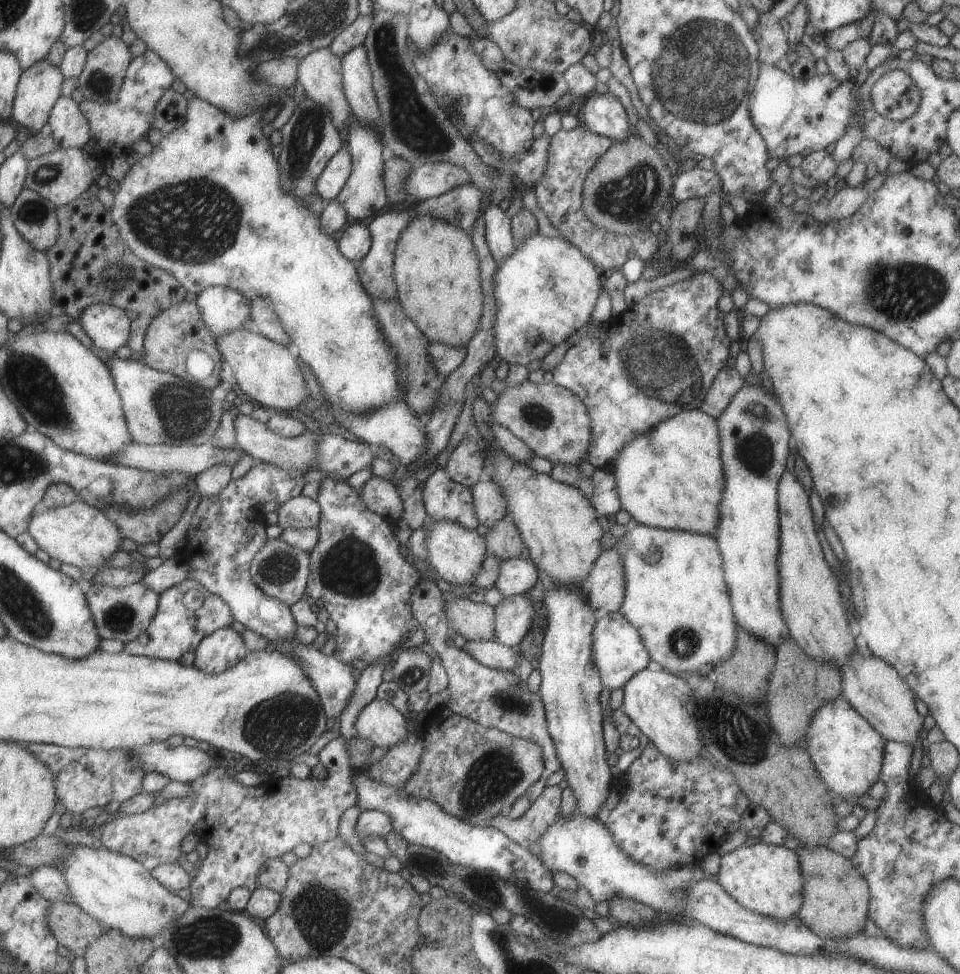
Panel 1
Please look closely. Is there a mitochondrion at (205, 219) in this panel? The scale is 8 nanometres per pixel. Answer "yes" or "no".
yes

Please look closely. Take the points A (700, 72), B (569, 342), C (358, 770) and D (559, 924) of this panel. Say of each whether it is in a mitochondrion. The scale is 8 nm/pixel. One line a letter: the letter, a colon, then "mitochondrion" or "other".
A: mitochondrion
B: other
C: other
D: mitochondrion

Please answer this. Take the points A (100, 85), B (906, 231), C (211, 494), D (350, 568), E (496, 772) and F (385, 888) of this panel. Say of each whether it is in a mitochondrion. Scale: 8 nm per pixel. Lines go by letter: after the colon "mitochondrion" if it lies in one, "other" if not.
A: mitochondrion
B: other
C: other
D: mitochondrion
E: mitochondrion
F: other

